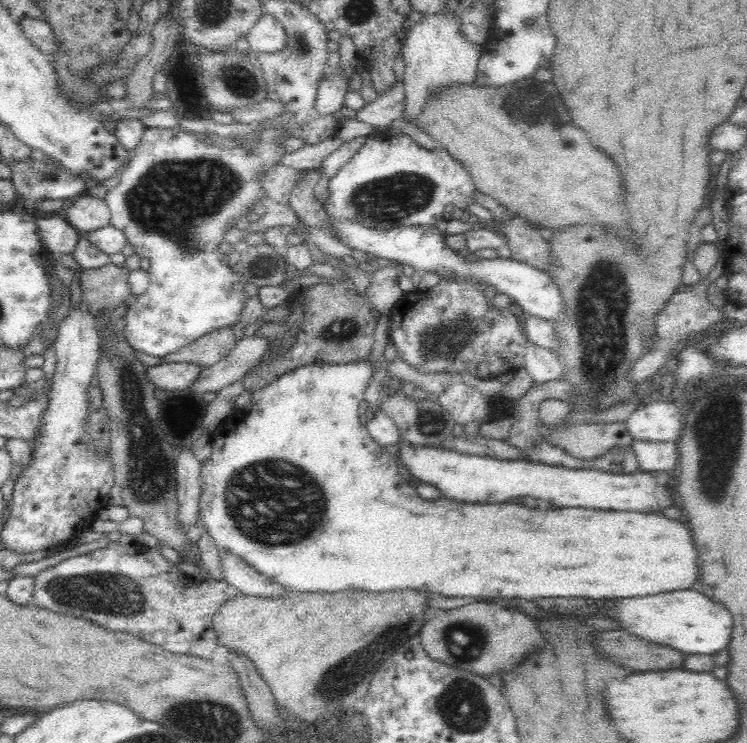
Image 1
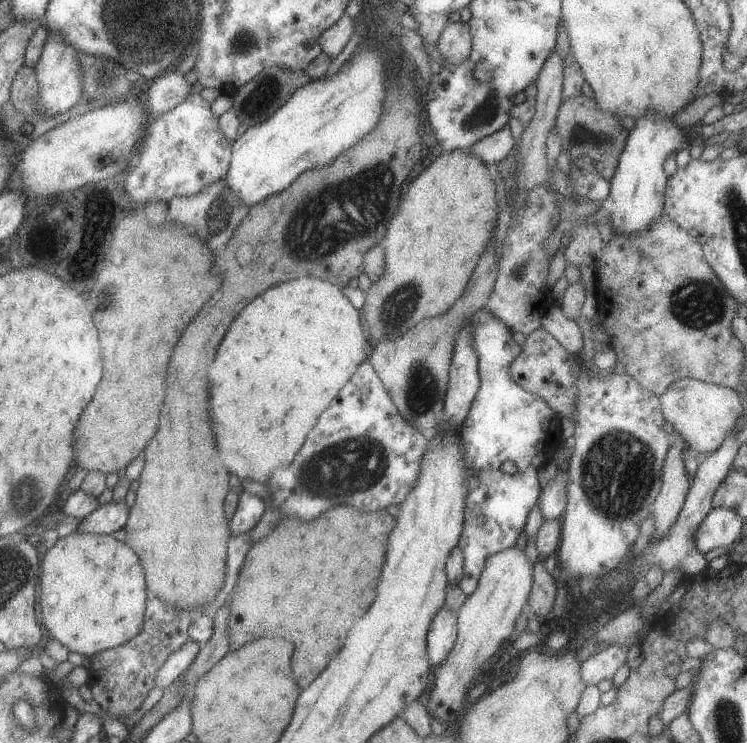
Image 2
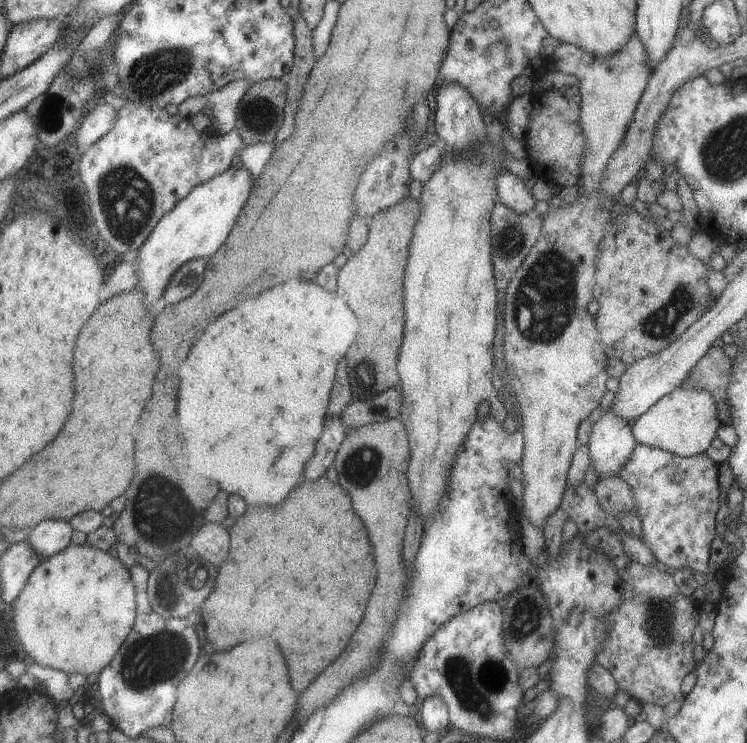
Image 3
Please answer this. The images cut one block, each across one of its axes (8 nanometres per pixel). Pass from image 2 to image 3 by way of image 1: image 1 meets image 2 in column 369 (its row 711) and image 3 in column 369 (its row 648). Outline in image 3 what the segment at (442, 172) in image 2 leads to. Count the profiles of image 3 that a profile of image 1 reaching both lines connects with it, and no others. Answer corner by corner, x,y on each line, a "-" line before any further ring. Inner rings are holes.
413,196
400,200
398,204
390,206
372,216
372,223
368,228
366,244
354,252
347,260
338,275
338,294
341,294
359,317
359,336
346,353
347,373
352,388
352,400
366,400
378,396
386,390
396,389
402,385
398,373
398,359
404,337
404,274
408,266
408,248
412,240
412,230
416,220
420,218
420,202

